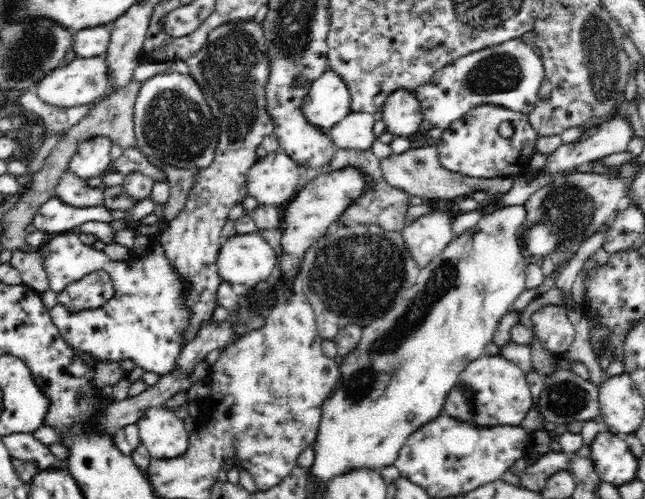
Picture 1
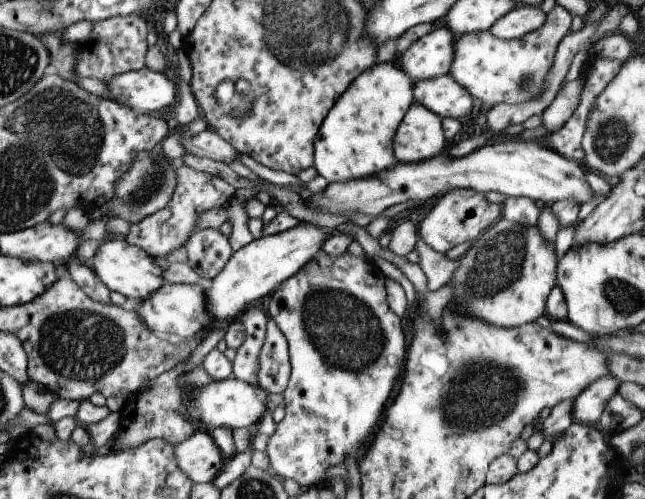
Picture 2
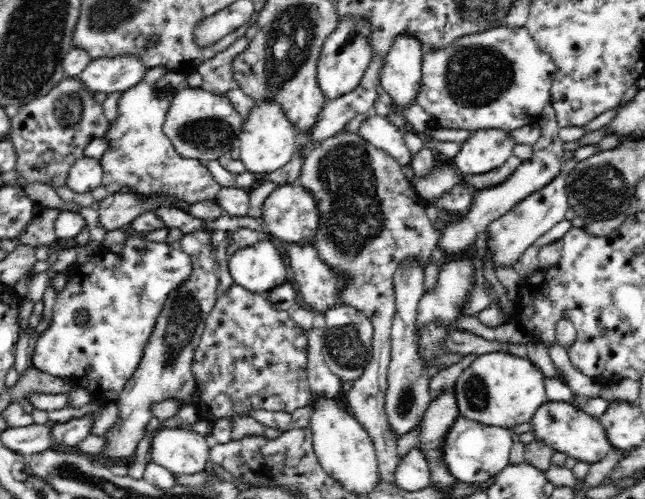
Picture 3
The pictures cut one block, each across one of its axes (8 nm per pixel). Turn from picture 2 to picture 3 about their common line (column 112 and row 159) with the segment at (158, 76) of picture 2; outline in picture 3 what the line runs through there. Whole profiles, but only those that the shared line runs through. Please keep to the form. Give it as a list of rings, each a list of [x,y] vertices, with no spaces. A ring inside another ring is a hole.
[[[84,155],[71,166],[66,185],[74,192],[92,192],[102,185],[102,178],[100,159]]]

